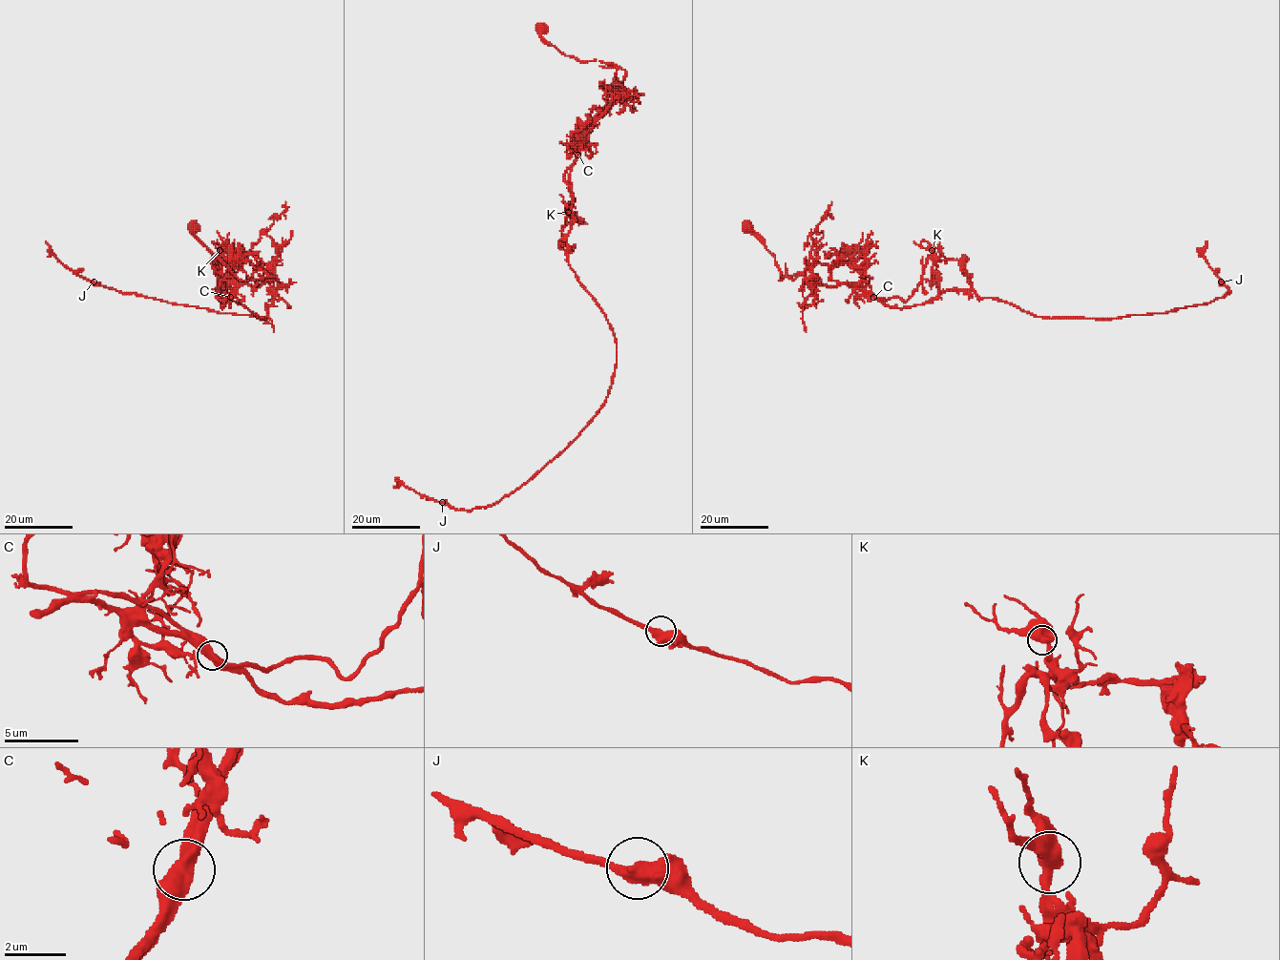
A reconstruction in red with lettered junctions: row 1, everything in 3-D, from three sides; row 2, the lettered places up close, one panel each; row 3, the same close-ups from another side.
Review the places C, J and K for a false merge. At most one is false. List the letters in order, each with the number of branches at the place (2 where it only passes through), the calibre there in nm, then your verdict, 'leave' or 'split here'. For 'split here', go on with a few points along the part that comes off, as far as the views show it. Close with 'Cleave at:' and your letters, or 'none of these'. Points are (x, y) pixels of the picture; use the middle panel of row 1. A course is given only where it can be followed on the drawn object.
C: branches 2; calibre 550 nm; split here; course (578, 155), (571, 172), (566, 254), (616, 343), (604, 404), (565, 448), (494, 504), (451, 508), (394, 487)
J: branches 2; calibre 500 nm; leave
K: branches 2; calibre 550 nm; leave
Cleave at: C

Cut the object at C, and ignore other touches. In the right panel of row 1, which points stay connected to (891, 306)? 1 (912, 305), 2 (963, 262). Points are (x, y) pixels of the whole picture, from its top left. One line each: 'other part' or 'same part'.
1: same part
2: other part

